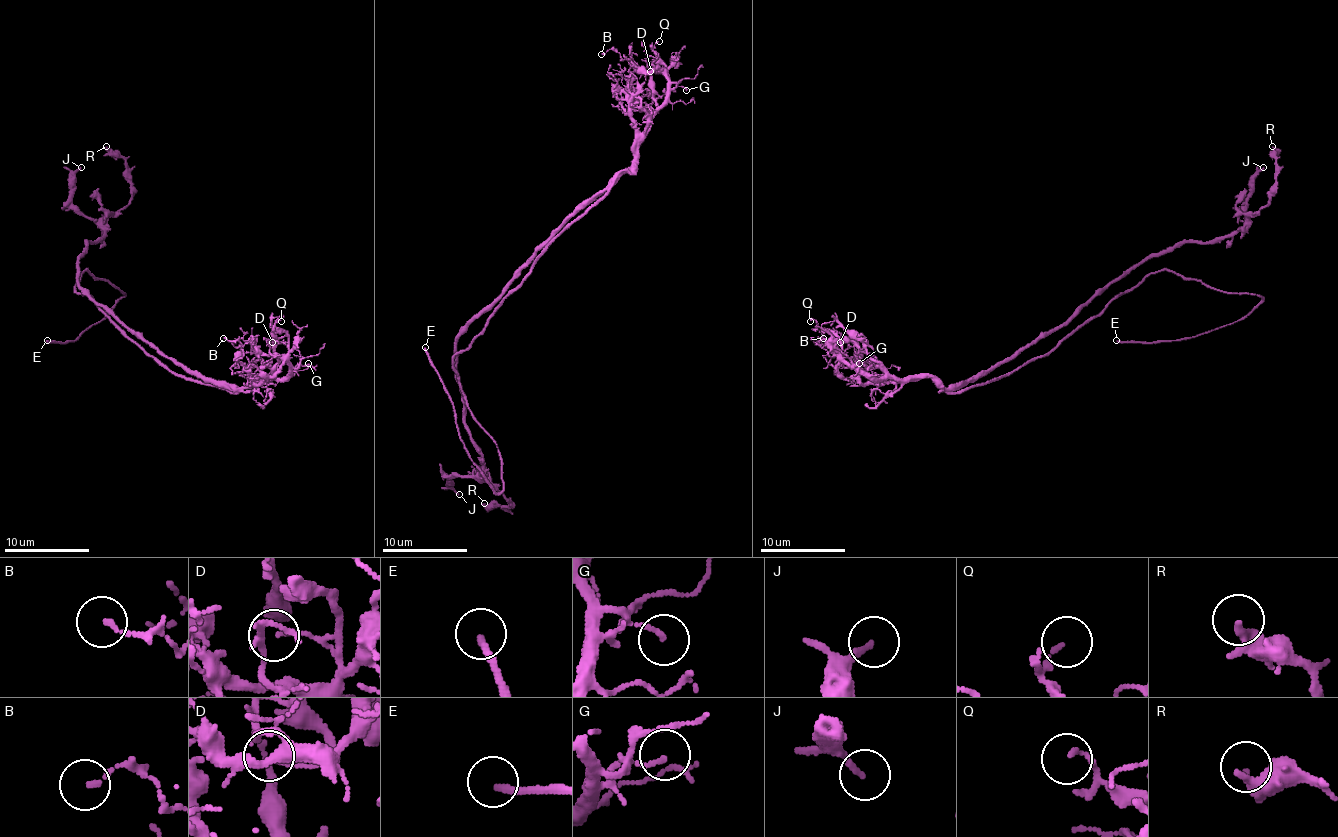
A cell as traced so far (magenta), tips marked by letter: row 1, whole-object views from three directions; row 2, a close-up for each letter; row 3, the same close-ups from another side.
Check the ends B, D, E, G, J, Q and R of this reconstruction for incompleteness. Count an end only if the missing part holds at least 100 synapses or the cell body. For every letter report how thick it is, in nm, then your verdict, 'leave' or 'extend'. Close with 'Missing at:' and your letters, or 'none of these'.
B: 130 nm thick; leave
D: 90 nm thick; leave
E: 220 nm thick; extend
G: 120 nm thick; leave
J: 170 nm thick; leave
Q: 110 nm thick; leave
R: 190 nm thick; leave
Missing at: E

